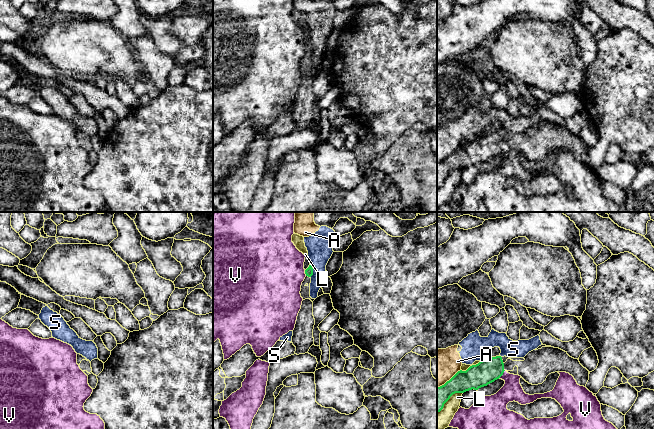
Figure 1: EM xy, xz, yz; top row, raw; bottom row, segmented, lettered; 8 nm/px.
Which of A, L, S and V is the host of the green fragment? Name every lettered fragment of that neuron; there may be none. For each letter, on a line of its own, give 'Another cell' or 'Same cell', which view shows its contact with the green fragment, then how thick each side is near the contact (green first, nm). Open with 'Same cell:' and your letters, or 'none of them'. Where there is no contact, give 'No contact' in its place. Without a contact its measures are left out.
Same cell: none of them
A: Another cell. Touches green in yz. Thickness 190 nm (green) against 280 nm
L: Another cell. Touches green in yz. Thickness 190 nm (green) against 60 nm
S: Another cell. Touches green in xz. Thickness 60 nm (green) against 220 nm
V: Another cell. Touches green in yz. Thickness 190 nm (green) against 170 nm

